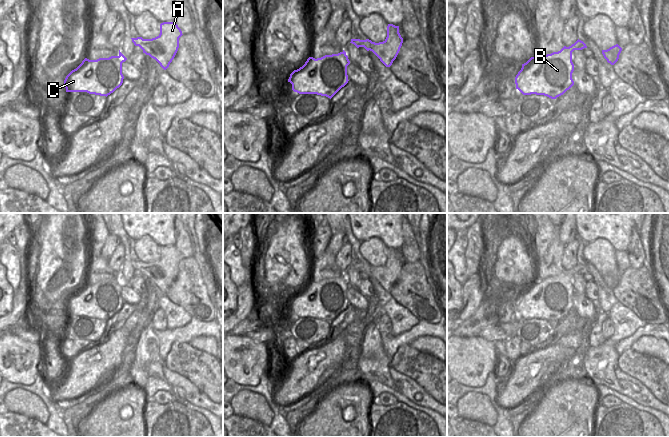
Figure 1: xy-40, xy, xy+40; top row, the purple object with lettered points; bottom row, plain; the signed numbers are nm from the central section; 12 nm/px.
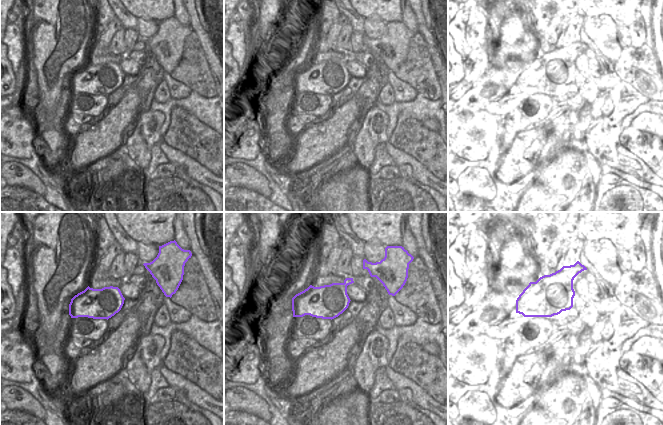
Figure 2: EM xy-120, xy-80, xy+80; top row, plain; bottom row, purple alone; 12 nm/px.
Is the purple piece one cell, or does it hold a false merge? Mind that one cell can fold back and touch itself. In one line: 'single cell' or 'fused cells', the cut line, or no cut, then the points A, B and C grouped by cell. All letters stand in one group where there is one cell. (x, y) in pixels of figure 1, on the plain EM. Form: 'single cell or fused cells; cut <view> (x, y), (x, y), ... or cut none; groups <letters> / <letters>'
single cell; cut none; groups A B C

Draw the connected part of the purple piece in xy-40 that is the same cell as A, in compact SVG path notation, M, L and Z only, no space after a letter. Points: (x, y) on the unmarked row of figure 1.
M175 246L160 248L160 258L152 263L142 261L131 262L135 270L139 270L143 277L155 283L166 294L174 283L182 255Z

